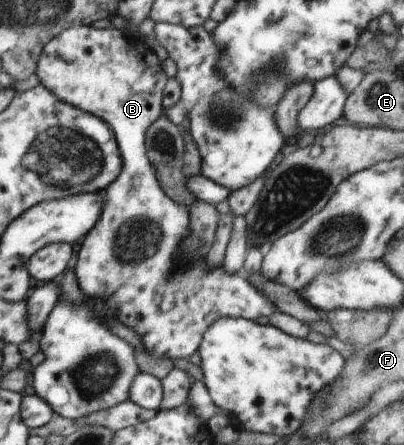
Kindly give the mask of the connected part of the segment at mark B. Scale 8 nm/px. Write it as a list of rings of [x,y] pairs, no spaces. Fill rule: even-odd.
[[[77,25],[64,29],[64,31],[61,31],[50,41],[50,43],[47,43],[46,47],[43,48],[42,55],[39,55],[35,73],[40,80],[40,84],[50,90],[58,99],[69,103],[82,111],[96,115],[96,117],[105,121],[108,124],[108,127],[113,131],[113,137],[118,144],[120,155],[122,155],[122,169],[120,175],[118,175],[118,179],[116,179],[112,185],[109,185],[102,191],[101,196],[104,197],[104,199],[102,199],[102,201],[104,201],[102,213],[98,215],[98,221],[94,223],[94,227],[86,233],[79,251],[78,261],[76,261],[76,265],[74,266],[79,287],[86,297],[92,297],[92,295],[94,295],[94,297],[96,297],[96,295],[98,295],[98,297],[104,297],[106,303],[108,303],[110,307],[114,307],[112,311],[116,311],[114,318],[138,333],[138,336],[143,342],[145,351],[150,353],[150,355],[173,360],[182,357],[187,359],[192,355],[192,353],[200,347],[206,329],[208,329],[216,319],[222,319],[222,317],[235,317],[255,320],[258,319],[258,317],[270,317],[272,313],[278,312],[278,307],[274,307],[274,303],[270,303],[270,299],[264,299],[264,297],[262,297],[262,292],[258,291],[258,288],[254,287],[254,285],[250,285],[244,274],[228,275],[228,273],[224,271],[223,265],[216,267],[216,269],[208,269],[207,257],[200,259],[200,261],[190,263],[190,265],[188,265],[186,269],[182,269],[180,273],[174,273],[174,267],[176,267],[176,265],[174,265],[174,255],[178,253],[180,243],[184,243],[184,239],[186,239],[188,233],[190,233],[189,207],[184,207],[182,203],[176,203],[174,199],[170,199],[170,196],[166,195],[166,192],[160,187],[159,180],[156,179],[152,164],[146,155],[145,144],[146,131],[149,130],[150,125],[152,125],[158,117],[164,115],[162,97],[164,97],[164,87],[166,87],[166,83],[168,83],[168,78],[162,68],[162,58],[163,54],[159,50],[152,49],[136,35],[132,35],[127,31],[123,32],[112,25],[104,29]]]

